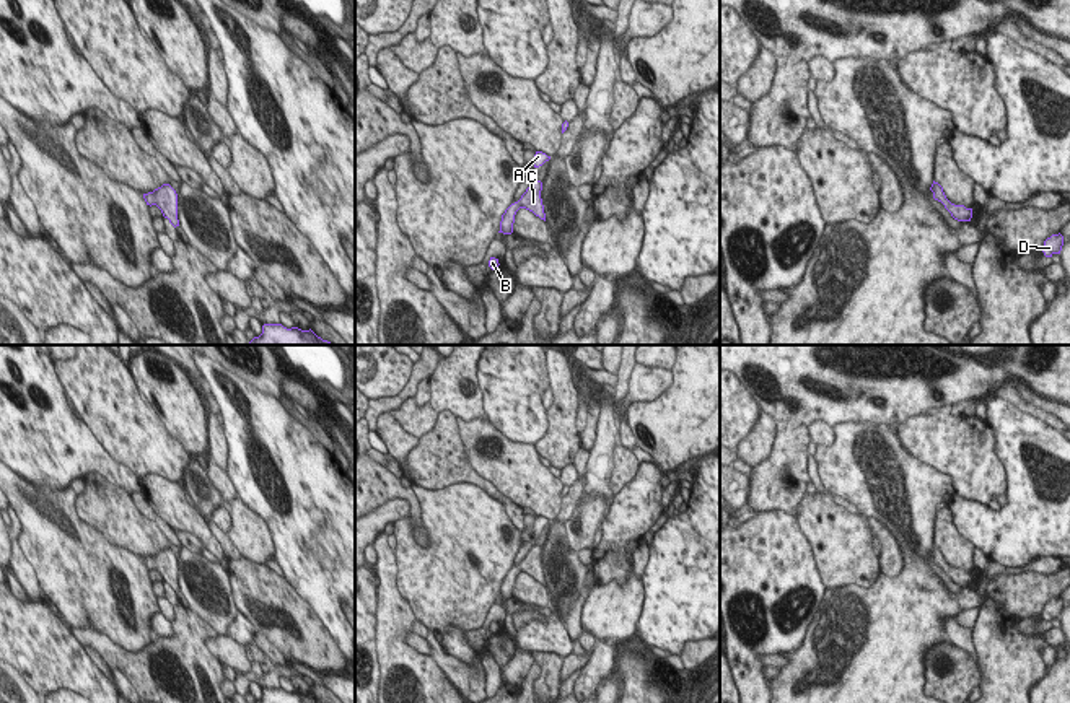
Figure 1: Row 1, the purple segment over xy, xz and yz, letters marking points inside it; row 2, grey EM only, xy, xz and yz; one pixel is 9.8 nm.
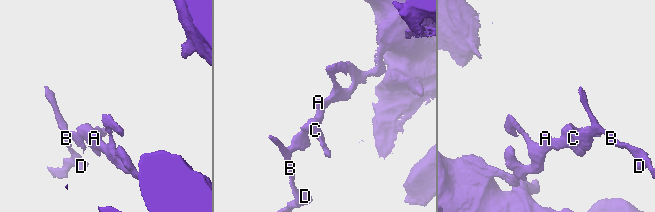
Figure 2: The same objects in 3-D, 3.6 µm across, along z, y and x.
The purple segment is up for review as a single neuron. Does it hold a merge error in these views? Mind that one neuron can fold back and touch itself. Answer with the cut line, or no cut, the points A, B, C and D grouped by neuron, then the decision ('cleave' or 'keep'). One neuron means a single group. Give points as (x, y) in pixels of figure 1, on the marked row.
no cut | A B C D | keep

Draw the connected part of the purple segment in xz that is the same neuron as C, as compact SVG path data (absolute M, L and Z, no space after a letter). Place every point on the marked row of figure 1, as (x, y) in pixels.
M533 181L521 199L511 203L502 215L500 231L503 234L513 233L515 215L520 208L533 212L536 216L546 221L544 205L541 199L542 182Z

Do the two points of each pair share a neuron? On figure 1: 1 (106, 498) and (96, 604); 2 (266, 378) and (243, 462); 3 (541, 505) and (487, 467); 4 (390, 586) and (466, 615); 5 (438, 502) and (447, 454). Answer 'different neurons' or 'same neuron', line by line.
1: different neurons
2: different neurons
3: same neuron
4: different neurons
5: different neurons

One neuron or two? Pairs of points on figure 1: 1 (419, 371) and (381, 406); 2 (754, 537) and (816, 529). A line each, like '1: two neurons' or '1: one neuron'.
1: one neuron
2: two neurons

